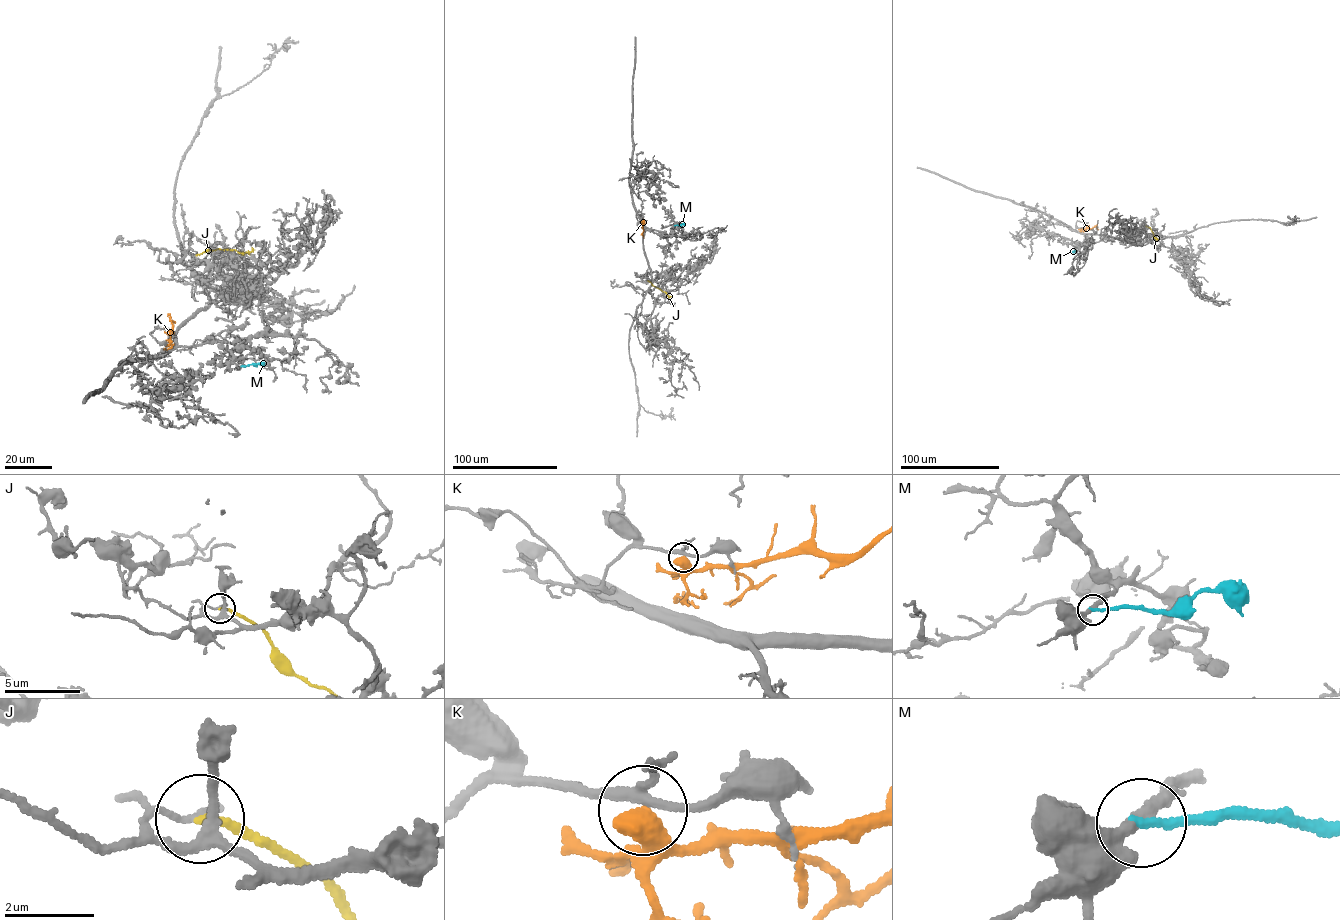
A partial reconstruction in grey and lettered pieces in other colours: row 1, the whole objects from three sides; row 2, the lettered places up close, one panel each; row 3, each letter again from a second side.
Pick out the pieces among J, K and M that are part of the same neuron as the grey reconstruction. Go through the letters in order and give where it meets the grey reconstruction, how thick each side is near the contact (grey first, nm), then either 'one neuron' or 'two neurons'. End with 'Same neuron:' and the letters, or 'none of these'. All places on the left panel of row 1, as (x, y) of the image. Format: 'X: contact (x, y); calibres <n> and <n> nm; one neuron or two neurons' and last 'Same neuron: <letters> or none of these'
J: contact (196, 255); calibres 180 and 190 nm; two neurons
K: contact (170, 340); calibres 180 and 650 nm; two neurons
M: contact (241, 366); calibres 320 and 190 nm; two neurons
Same neuron: none of these

